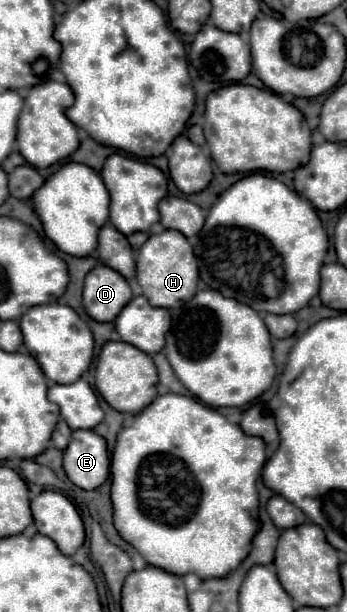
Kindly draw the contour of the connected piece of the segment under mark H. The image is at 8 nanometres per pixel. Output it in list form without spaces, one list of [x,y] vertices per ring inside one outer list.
[[[165,229],[159,235],[151,235],[137,255],[137,283],[143,289],[143,295],[153,303],[153,307],[181,307],[189,299],[193,299],[197,291],[197,261],[193,255],[193,247],[179,231]]]

